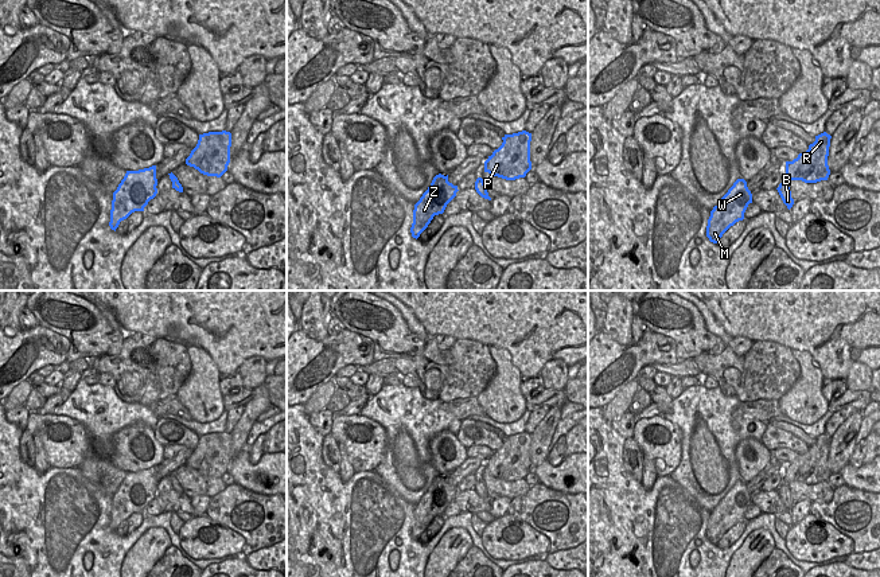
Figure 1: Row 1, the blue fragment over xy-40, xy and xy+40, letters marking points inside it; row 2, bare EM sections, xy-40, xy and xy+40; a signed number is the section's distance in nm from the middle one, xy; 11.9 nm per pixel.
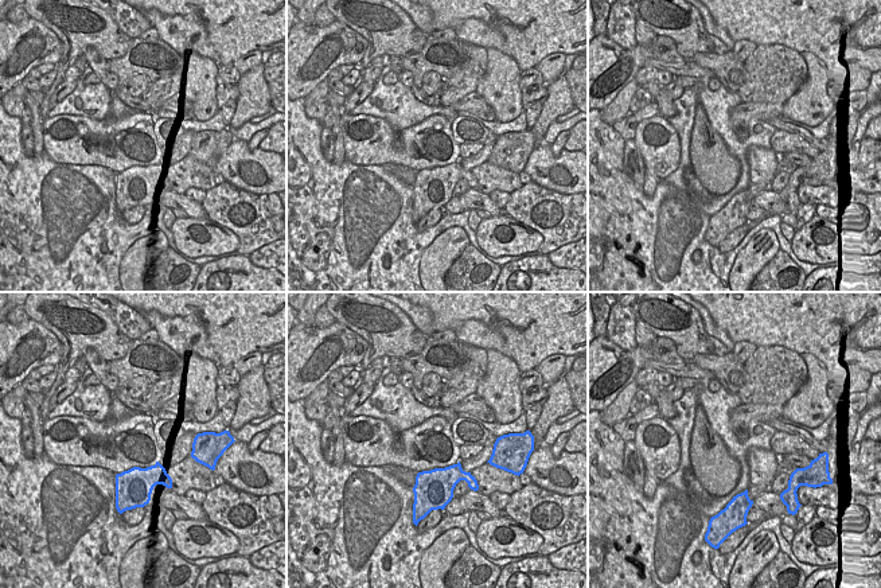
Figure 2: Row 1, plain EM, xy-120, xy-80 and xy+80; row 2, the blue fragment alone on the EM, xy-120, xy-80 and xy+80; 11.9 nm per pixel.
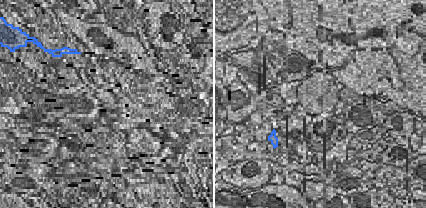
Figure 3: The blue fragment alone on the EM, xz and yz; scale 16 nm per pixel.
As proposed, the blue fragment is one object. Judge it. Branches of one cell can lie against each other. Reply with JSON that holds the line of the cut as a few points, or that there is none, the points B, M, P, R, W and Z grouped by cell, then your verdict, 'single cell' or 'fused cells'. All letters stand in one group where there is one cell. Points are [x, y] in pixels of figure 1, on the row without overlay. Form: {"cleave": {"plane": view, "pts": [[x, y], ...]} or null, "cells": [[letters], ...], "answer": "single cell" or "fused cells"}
{"cleave": {"plane": "xy+40", "pts": [[783, 482], [786, 484]]}, "cells": [["B", "M", "W", "Z"], ["P", "R"]], "answer": "fused cells"}

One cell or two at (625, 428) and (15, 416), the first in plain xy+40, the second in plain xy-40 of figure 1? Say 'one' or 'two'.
one

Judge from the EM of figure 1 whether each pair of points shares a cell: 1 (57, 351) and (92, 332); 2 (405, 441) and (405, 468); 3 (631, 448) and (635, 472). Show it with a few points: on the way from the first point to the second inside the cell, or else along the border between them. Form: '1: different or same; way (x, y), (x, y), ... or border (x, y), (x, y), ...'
1: different; border (43, 327), (67, 339), (66, 362)
2: same; way (405, 448), (405, 462)
3: same; way (631, 453), (627, 460), (631, 467)

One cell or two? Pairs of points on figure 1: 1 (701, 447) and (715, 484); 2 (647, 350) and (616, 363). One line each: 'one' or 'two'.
1: one
2: one

